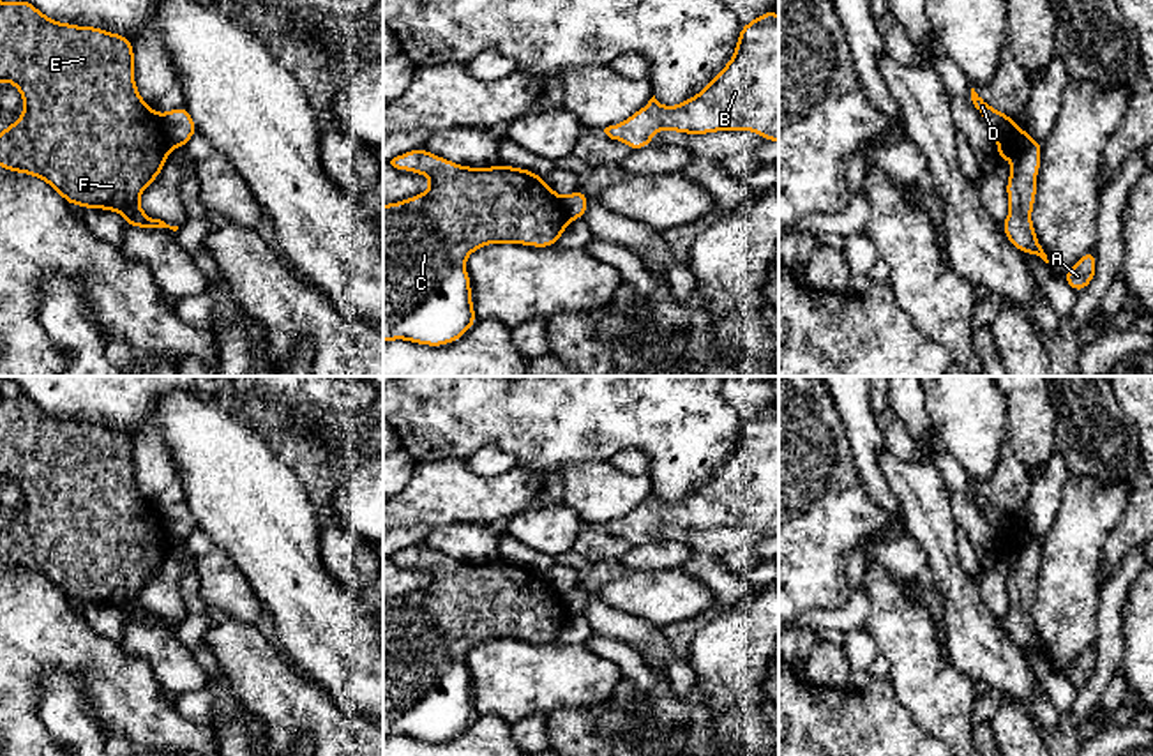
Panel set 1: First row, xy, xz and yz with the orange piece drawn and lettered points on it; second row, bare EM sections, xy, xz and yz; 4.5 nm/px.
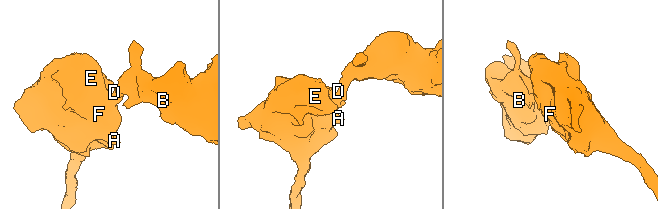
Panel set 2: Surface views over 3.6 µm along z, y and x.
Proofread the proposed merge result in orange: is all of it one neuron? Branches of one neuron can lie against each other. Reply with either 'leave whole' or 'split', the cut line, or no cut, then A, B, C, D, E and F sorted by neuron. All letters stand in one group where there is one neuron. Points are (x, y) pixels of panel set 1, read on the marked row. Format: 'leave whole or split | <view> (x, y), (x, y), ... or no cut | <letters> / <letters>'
split | xy (159, 115), (165, 136), (172, 145) | A C E F / B D

